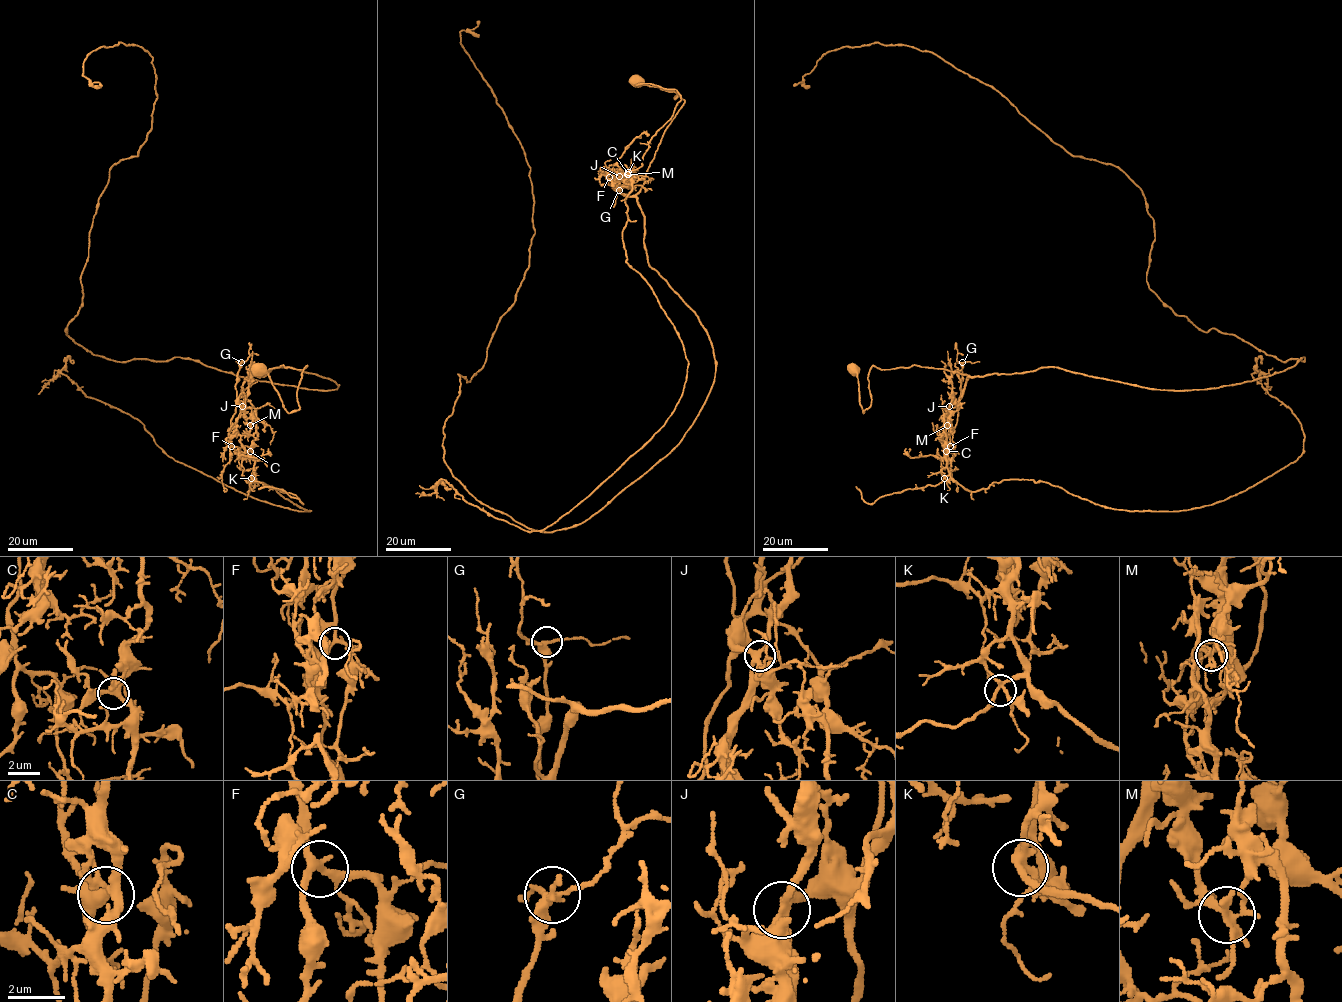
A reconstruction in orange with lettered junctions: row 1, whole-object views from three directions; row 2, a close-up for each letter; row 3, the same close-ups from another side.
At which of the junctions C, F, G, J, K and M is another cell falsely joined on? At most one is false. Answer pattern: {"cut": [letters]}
{"cut": ["M"]}

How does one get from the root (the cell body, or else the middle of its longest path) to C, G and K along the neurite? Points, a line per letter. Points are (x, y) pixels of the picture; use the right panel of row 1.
C: (851, 370), (863, 412), (871, 404), (873, 365), (968, 375), (962, 396), (942, 408), (946, 451)
G: (851, 370), (863, 412), (871, 404), (873, 365), (966, 375), (960, 398), (962, 362)
K: (851, 370), (863, 412), (871, 404), (873, 365), (968, 375), (962, 396), (942, 408), (944, 478)

